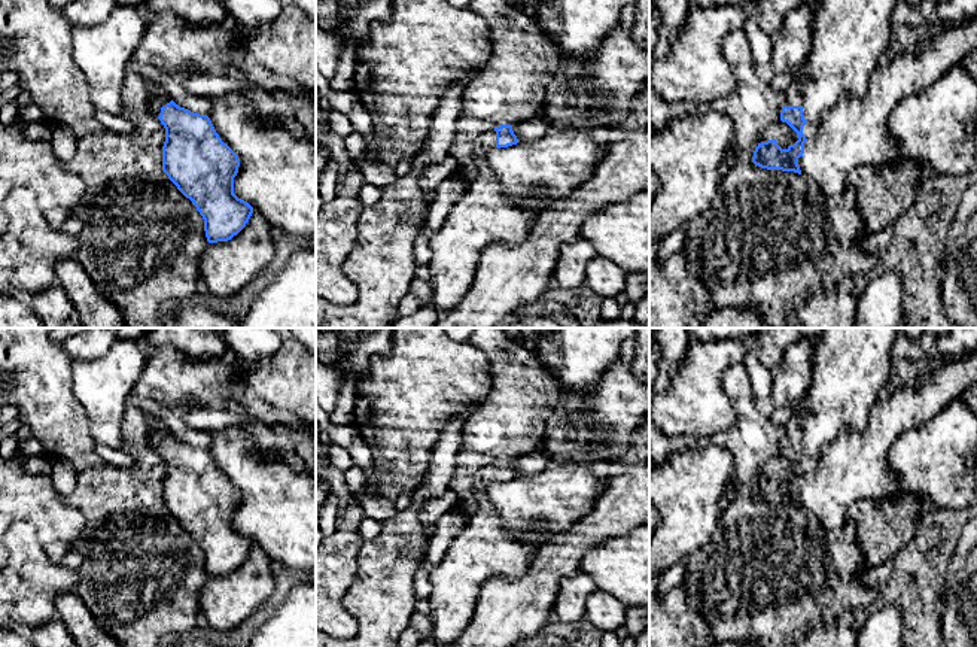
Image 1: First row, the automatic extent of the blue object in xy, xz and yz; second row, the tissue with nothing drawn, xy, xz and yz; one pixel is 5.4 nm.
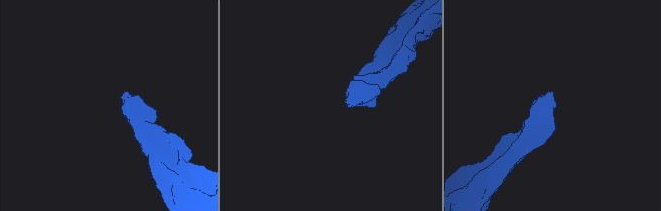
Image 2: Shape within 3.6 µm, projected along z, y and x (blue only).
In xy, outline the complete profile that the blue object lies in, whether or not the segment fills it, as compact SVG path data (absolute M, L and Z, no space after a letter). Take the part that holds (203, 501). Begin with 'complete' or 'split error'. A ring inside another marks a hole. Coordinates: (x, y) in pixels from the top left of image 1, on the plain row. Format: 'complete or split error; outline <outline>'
split error; outline M149 413L146 416L152 423L150 446L165 462L162 505L203 550L207 575L231 574L246 561L253 547L253 541L234 528L234 511L240 501L238 489L222 476L207 449L177 440L162 420Z

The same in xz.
split error; outline M500 459L488 467L474 471L474 495L477 511L468 517L463 531L456 537L445 559L429 568L432 592L433 640L438 647L451 644L469 625L481 595L483 584L493 575L521 577L535 555L535 549L511 535L502 525L500 516L491 507L486 486L491 482L508 482L517 479L518 473L512 459Z

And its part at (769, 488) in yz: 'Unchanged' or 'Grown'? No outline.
Grown

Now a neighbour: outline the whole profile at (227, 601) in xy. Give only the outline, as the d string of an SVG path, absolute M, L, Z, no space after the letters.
M253 544L246 561L228 575L209 577L200 592L201 610L217 632L229 632L264 605L276 590L273 561Z

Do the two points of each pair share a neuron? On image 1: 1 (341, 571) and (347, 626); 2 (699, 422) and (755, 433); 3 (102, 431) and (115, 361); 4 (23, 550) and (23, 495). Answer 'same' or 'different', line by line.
1: same
2: different
3: same
4: different

